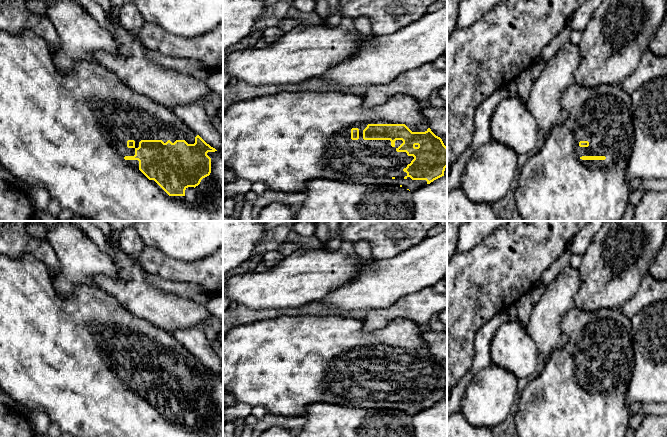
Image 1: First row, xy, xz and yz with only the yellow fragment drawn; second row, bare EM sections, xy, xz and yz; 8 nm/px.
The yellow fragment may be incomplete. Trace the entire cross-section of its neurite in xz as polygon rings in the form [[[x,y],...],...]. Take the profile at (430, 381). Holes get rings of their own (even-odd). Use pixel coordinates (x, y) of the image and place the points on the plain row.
[[[329,313],[315,315],[279,316],[258,320],[232,328],[223,335],[223,392],[230,393],[237,403],[251,407],[263,406],[268,413],[281,416],[300,416],[312,404],[335,404],[351,408],[373,408],[400,410],[411,416],[430,408],[444,400],[447,391],[447,371],[442,363],[429,352],[428,345],[423,341],[420,326],[405,318],[396,318],[382,329],[364,332],[364,318],[334,316]]]

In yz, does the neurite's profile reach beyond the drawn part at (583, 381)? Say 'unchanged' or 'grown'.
grown

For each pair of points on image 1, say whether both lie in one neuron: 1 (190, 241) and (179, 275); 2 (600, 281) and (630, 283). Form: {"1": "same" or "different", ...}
{"1": "different", "2": "same"}

